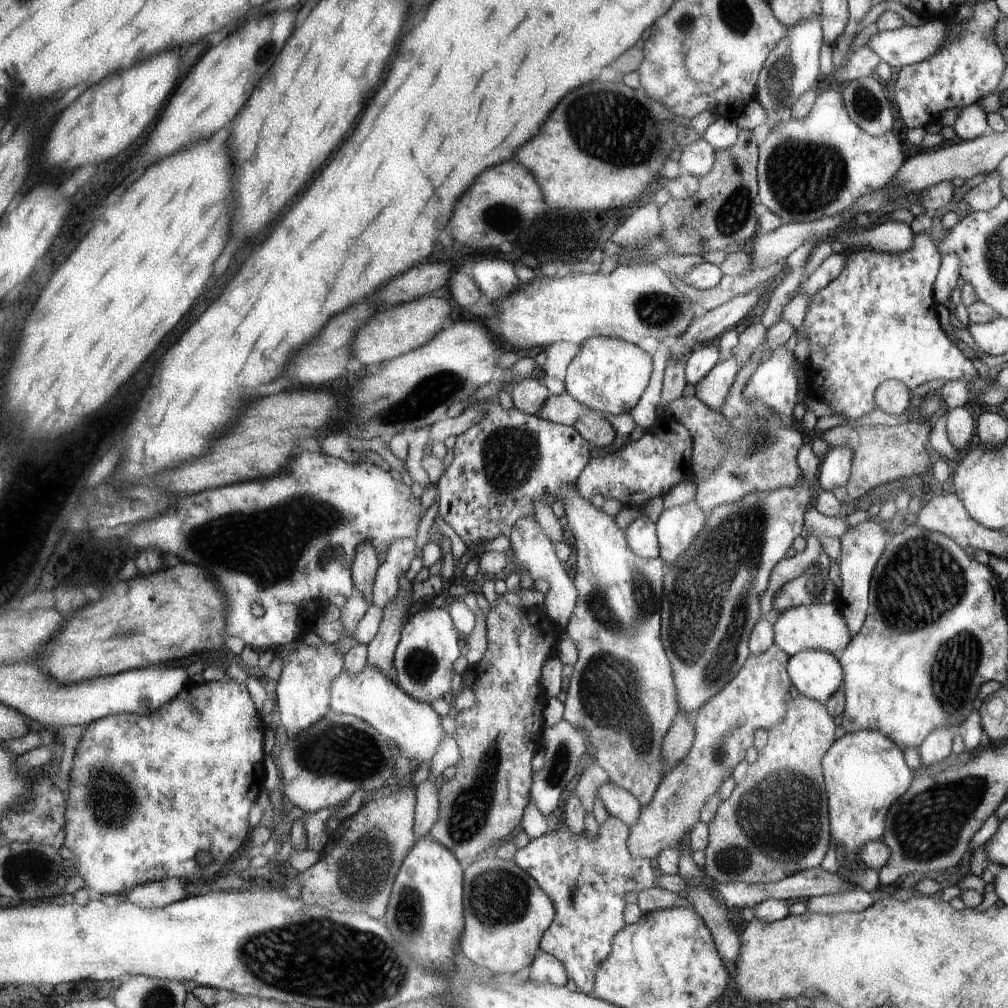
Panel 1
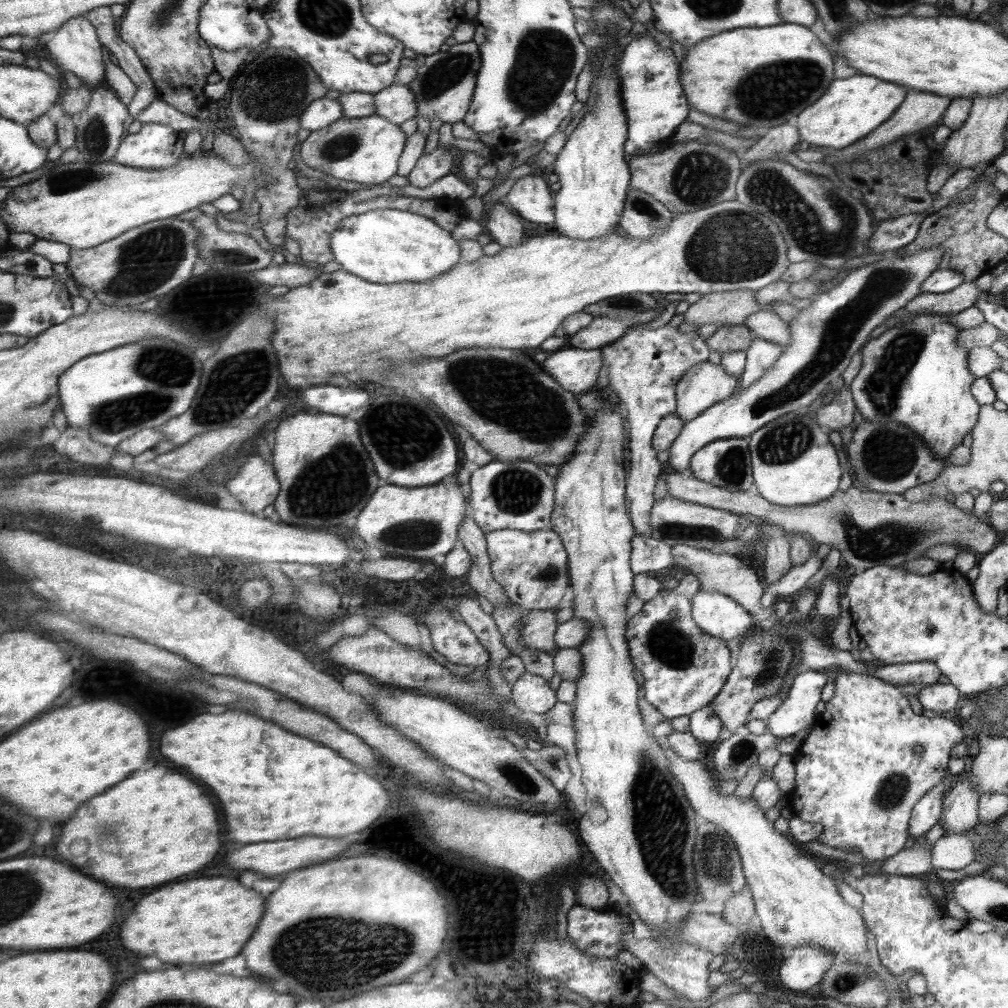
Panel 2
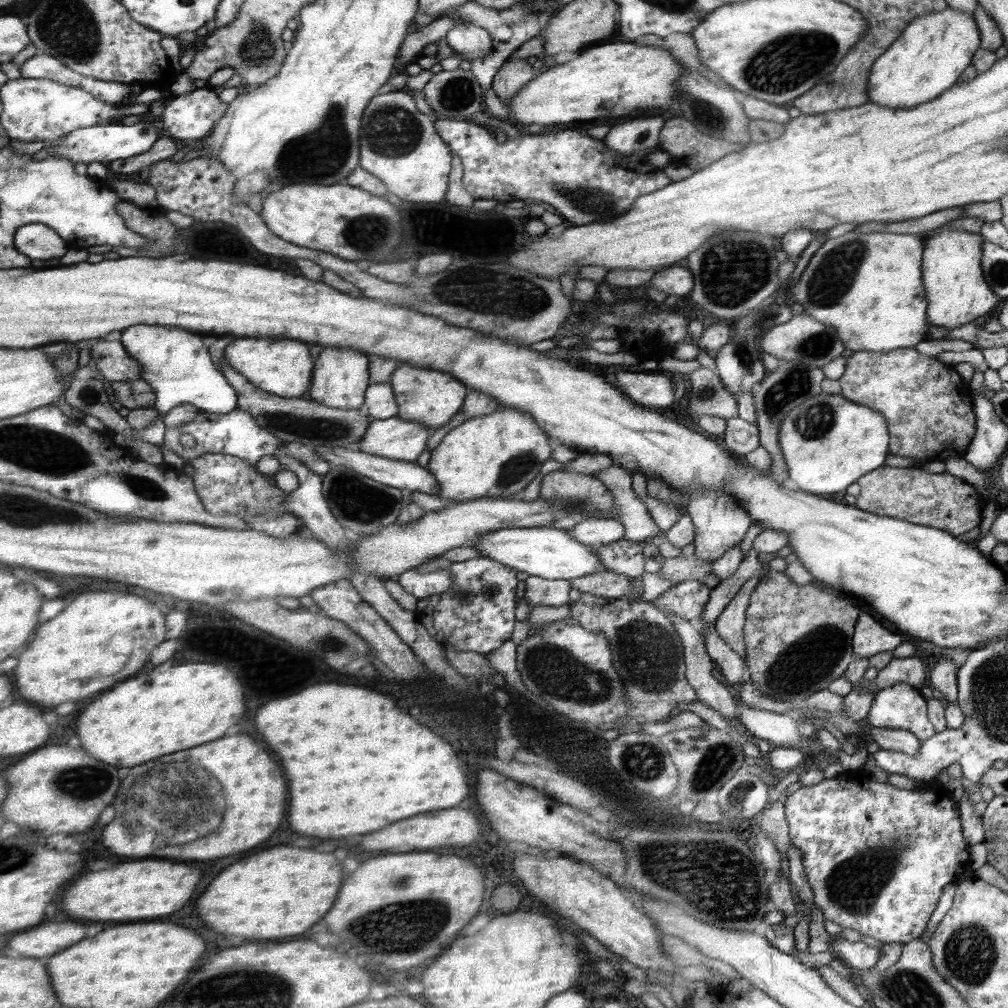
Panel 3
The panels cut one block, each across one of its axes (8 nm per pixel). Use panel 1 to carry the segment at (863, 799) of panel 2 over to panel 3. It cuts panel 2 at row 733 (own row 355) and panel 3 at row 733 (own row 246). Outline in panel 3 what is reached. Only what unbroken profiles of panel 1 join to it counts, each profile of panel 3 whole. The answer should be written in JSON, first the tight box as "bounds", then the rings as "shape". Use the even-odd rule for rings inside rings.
{"bounds":[863,683,937,742],"shape":[[[904,683],[877,691],[863,724],[872,728],[906,730],[921,742],[937,734],[926,718],[926,700]]]}

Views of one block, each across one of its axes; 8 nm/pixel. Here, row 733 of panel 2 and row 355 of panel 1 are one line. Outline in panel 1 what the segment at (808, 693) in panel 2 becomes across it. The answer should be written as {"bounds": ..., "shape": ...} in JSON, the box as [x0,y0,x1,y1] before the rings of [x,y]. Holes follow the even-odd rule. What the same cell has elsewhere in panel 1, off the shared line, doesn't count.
{"bounds":[742,344,808,420],"shape":[[[784,344],[779,345],[773,350],[773,354],[766,361],[763,361],[752,374],[751,381],[743,391],[742,399],[750,400],[759,397],[780,415],[787,420],[791,420],[793,411],[799,401],[800,384],[798,378],[802,372],[806,374],[806,364],[808,363],[808,360],[803,363],[799,362],[796,354],[790,348],[786,348]]]}

